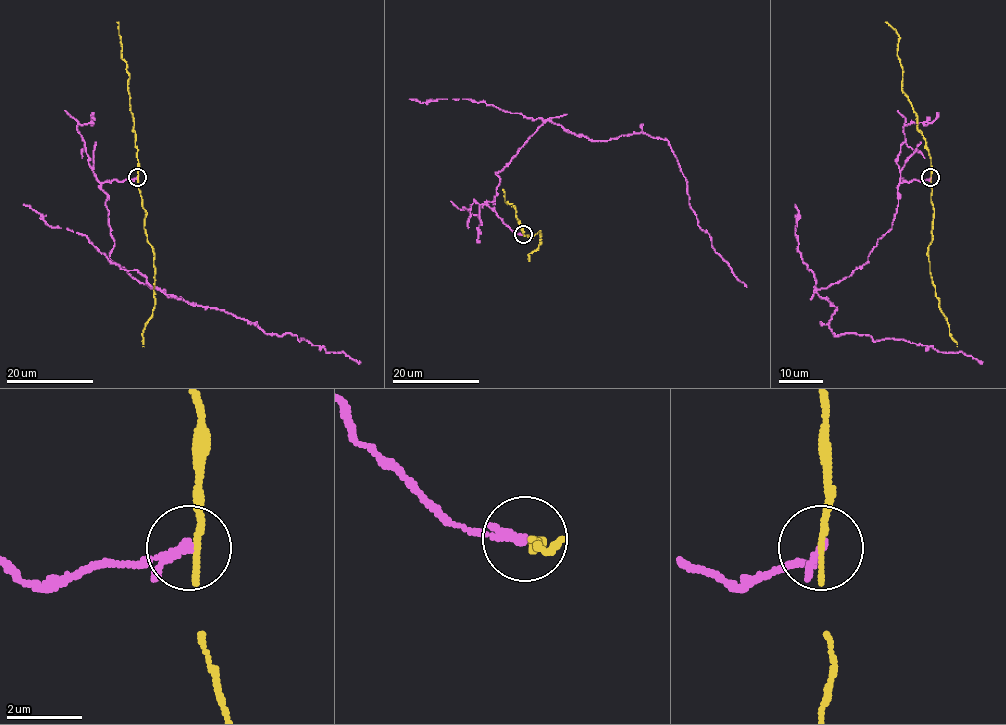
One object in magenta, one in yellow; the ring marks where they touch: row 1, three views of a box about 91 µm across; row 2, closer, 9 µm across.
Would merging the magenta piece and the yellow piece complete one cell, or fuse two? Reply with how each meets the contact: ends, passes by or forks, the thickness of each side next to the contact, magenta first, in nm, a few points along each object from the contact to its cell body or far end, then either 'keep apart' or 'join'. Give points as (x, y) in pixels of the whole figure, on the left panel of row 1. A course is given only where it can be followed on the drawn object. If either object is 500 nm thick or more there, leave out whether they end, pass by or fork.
magenta ends; yellow ends; calibres 200 and 220 nm; course magenta (137, 178), (101, 184), (114, 240), (109, 257), (132, 277), (255, 322), (265, 333), (295, 334), (360, 361); course yellow (137, 178), (146, 212), (144, 229), (152, 248), (155, 273), (155, 308), (143, 333), (144, 346); keep apart

